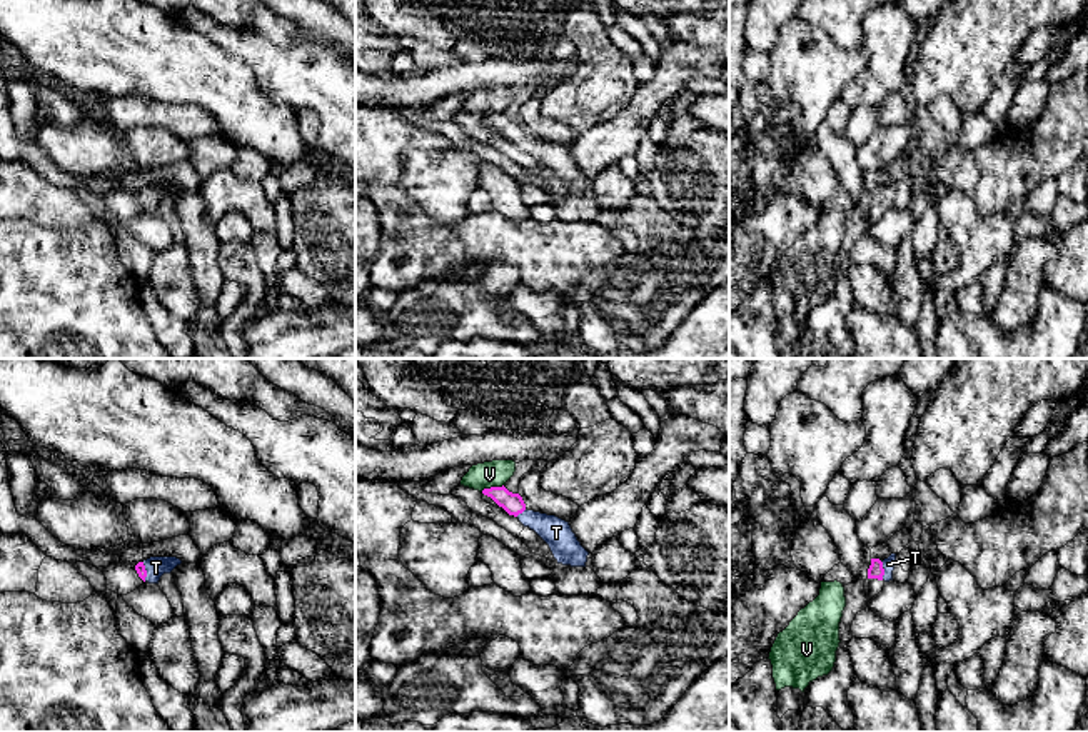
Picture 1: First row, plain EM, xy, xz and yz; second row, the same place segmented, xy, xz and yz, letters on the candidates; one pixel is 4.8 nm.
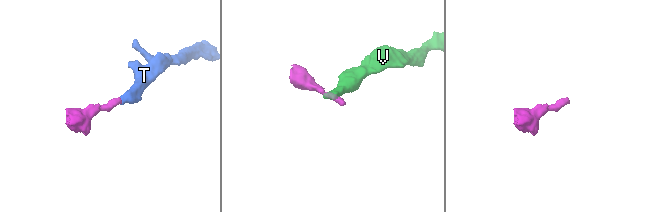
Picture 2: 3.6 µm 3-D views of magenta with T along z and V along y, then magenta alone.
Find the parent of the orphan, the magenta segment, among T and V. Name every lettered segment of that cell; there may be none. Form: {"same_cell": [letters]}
{"same_cell": ["T"]}

